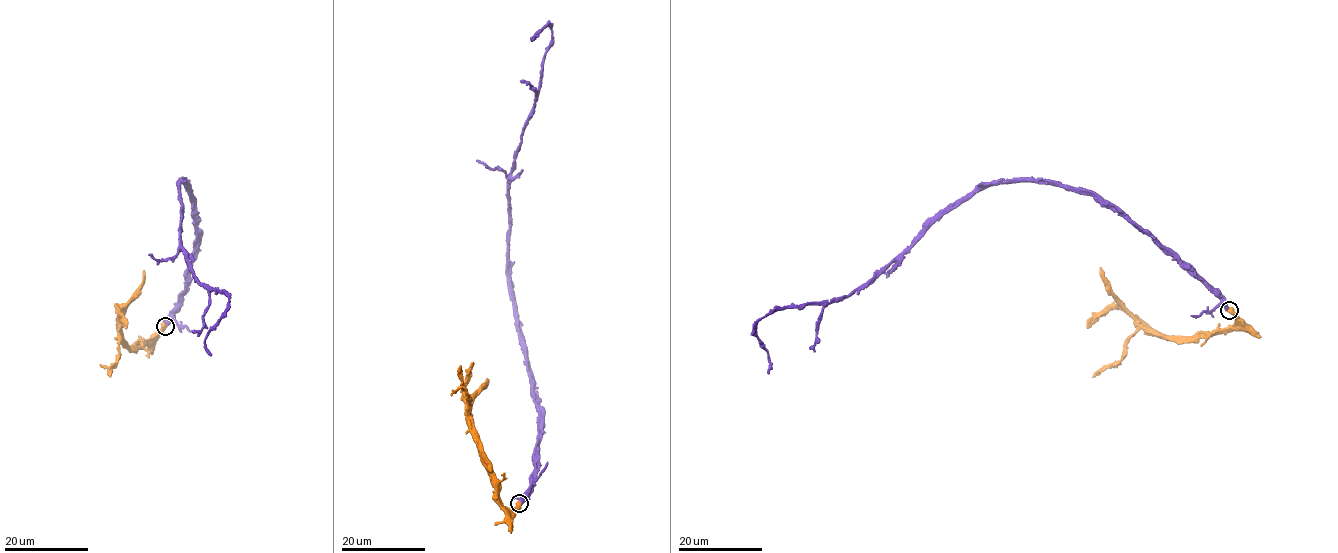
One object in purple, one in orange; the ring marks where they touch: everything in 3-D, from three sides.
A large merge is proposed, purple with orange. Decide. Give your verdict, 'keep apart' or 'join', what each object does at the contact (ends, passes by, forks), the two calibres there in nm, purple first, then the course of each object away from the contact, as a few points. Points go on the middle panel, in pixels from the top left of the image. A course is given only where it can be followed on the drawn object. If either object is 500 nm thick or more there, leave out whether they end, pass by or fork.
join; 650 nm thick on the purple side, 850 nm on the other; purple runs (520, 502), (535, 469), (539, 416), (516, 317), (509, 186), (550, 27), (538, 35); orange runs (519, 502), (514, 508), (505, 508), (496, 481), (481, 459), (480, 438), (469, 414), (470, 401), (486, 379)

